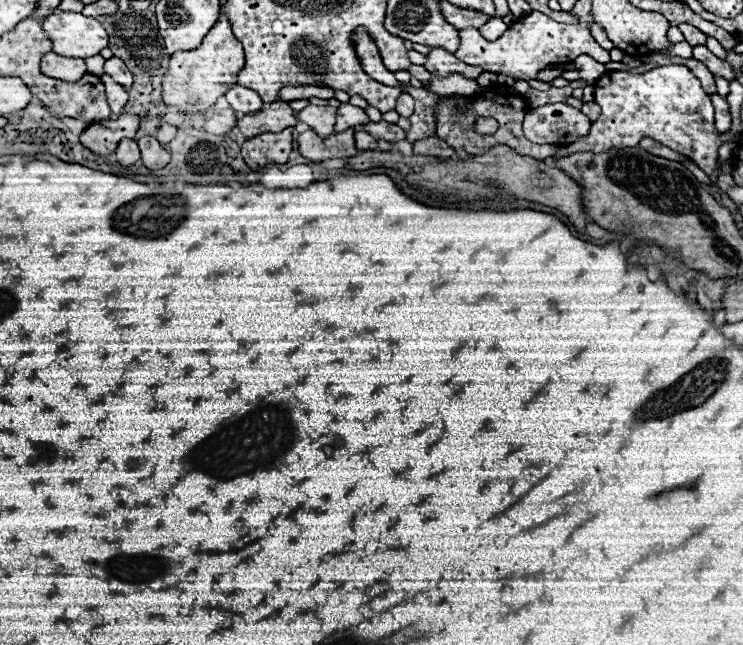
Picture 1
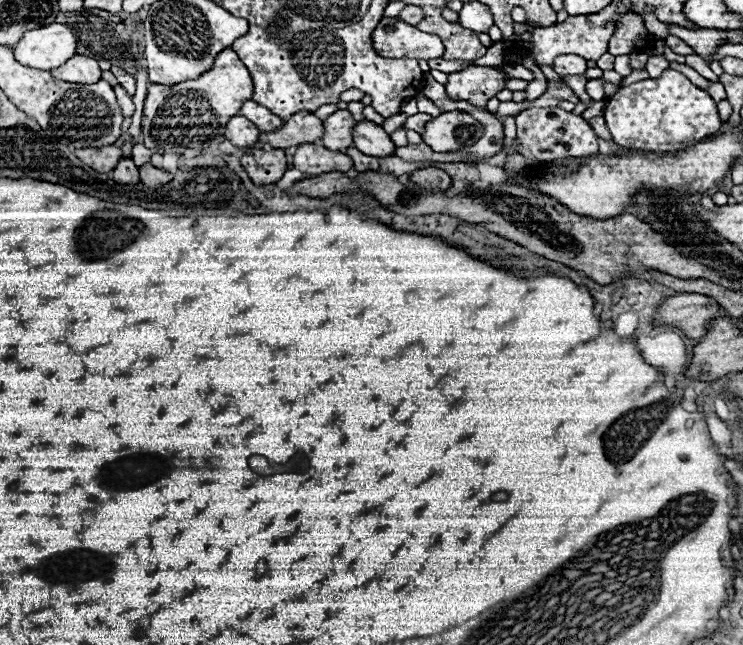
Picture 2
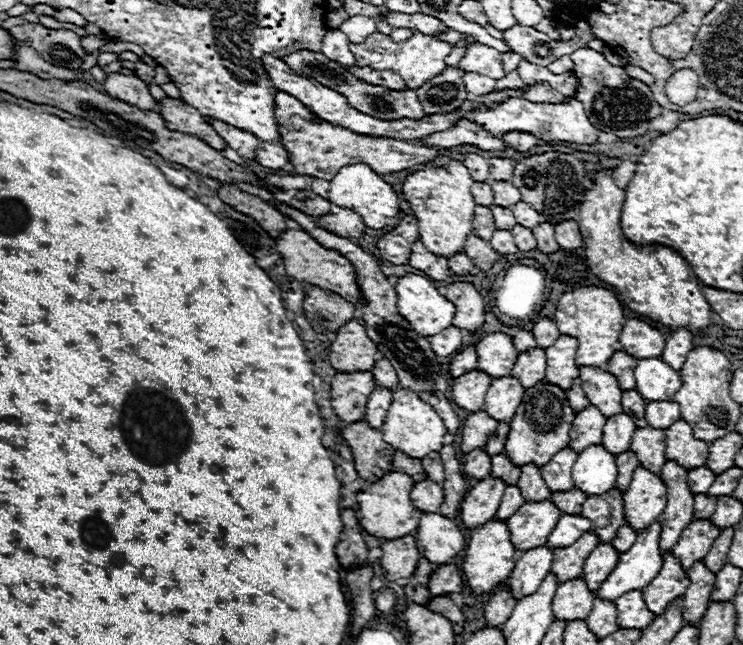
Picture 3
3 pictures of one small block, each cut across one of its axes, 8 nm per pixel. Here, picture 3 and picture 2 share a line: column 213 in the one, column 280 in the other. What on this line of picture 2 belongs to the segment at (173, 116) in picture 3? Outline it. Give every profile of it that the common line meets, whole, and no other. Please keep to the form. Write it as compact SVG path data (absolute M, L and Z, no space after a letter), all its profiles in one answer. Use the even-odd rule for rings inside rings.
M296 112L290 120L284 122L284 126L276 132L262 132L260 138L268 142L270 146L276 148L290 148L290 146L300 146L306 142L316 142L324 128L322 120L318 120L310 112Z

